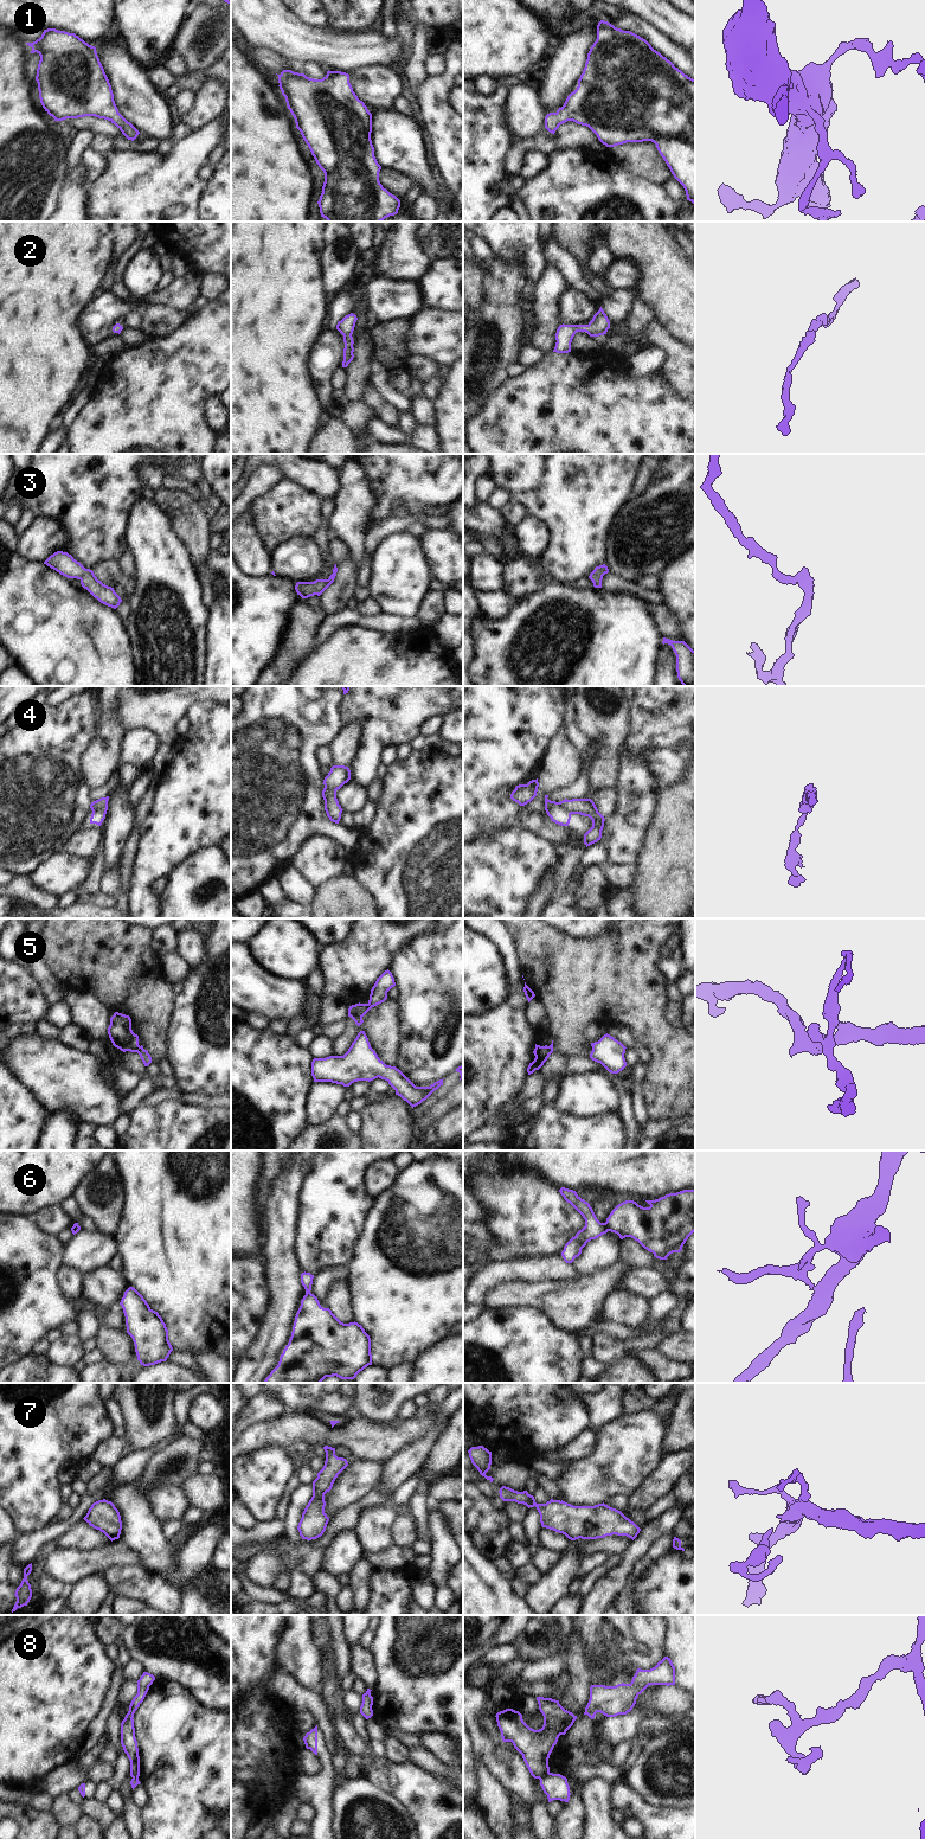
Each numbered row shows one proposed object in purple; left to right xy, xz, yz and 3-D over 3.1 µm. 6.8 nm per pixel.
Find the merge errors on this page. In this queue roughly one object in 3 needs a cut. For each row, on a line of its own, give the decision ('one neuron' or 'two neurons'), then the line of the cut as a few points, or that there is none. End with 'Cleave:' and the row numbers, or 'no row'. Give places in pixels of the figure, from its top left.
1: one neuron; cut none
2: one neuron; cut none
3: one neuron; cut none
4: two neurons; cut xy (107, 805), (92, 812)
5: two neurons; cut xy (140, 1046), (136, 1051)
6: two neurons; cut yz (603, 1223), (609, 1230)
7: one neuron; cut none
8: two neurons; cut yz (548, 1772), (540, 1780)
Cleave: 4, 5, 6, 8

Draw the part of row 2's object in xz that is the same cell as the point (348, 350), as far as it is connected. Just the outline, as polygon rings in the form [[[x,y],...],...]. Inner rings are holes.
[[[351,313],[346,315],[341,321],[339,321],[336,325],[336,329],[343,335],[343,342],[345,342],[342,367],[347,367],[348,364],[354,358],[354,354],[353,354],[354,341],[353,341],[352,334],[353,334],[356,320],[358,320],[356,315]]]

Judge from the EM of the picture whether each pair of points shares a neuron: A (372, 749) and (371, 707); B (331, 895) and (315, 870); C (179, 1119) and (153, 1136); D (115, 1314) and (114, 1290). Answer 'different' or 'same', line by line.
A: same
B: different
C: same
D: different

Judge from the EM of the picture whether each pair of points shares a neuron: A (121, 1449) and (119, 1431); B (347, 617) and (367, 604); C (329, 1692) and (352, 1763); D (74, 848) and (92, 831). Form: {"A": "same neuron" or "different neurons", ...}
{"A": "different neurons", "B": "different neurons", "C": "different neurons", "D": "same neuron"}

